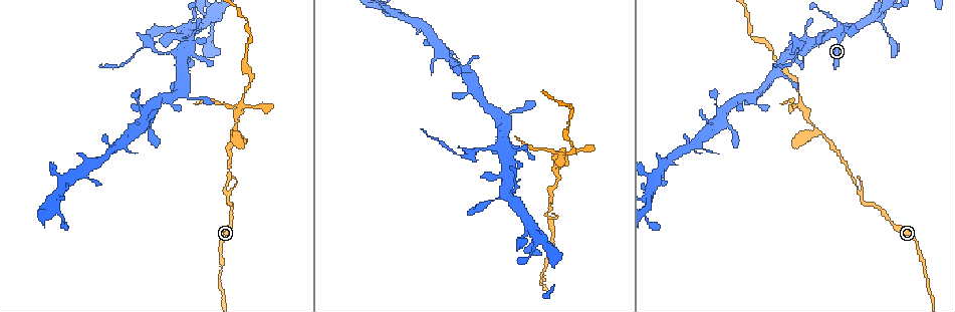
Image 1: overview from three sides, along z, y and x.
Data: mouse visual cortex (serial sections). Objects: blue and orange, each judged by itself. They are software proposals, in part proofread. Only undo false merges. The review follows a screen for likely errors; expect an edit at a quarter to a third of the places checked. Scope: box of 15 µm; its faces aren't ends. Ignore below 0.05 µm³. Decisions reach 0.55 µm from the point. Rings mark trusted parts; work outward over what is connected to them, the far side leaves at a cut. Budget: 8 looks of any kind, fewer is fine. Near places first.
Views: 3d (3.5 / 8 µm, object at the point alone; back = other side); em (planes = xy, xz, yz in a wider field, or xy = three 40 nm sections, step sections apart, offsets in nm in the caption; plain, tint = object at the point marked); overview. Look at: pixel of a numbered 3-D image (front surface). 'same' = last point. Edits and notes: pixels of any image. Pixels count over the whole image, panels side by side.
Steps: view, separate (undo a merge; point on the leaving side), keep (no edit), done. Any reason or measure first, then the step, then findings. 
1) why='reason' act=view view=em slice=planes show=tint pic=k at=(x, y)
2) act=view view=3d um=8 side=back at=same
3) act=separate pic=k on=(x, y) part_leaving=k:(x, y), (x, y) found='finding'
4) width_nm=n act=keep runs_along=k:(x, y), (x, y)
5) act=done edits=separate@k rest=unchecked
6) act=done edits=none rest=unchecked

why='narrows sharply' act=view view=3d um=8 side=back pic=1 at=(547, 214)

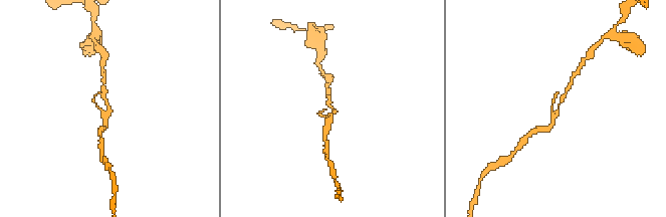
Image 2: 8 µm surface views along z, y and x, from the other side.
act=view view=em slice=xy step=5 show=tint pic=2 at=(559, 105)

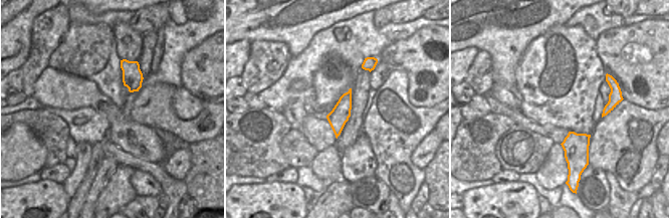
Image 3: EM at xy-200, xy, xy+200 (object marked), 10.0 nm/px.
act=keep runs_along=2:(545, 129), (551, 125), (571, 79) found='continuous, no second cell'

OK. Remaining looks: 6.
why='small branch off a trunk' act=view view=3d um=3.5 pic=1 at=(841, 28)

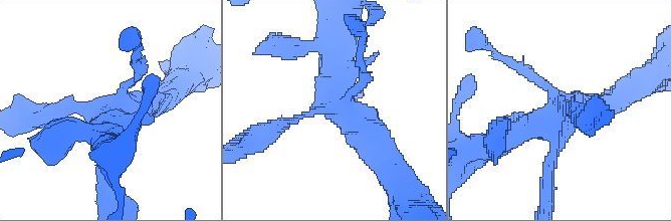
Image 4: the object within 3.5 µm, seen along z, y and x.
why='shape alone is not enough' act=view view=em slice=xy step=2 show=tint pic=4 at=(321, 111)

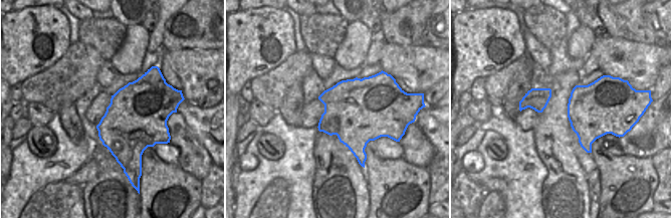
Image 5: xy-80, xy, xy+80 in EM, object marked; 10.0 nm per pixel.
act=keep runs_along=4:(104, 166), (95, 107), (37, 117) found='one cell here'

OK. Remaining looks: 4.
why='abrupt turn' act=view view=3d um=3.5 pic=1 at=(481, 148)

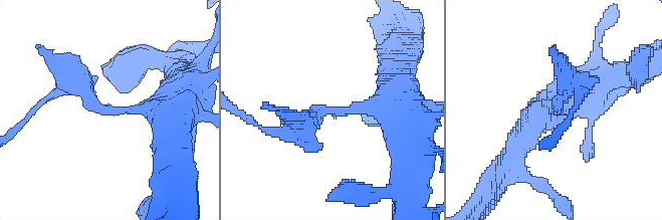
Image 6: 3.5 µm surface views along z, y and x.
arm_widths_nm=200,250 act=view view=em slice=planes show=tint pic=6 at=(556, 107)

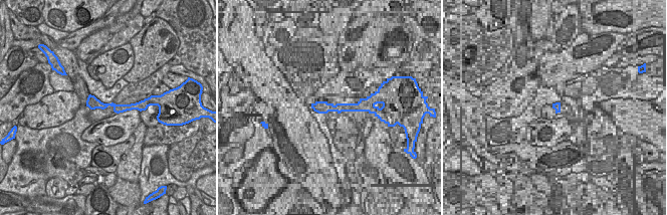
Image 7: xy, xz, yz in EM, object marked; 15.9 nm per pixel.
act=separate pic=6 on=(90, 105) border=7:(131, 103), (134, 109) found='two cells meet here'

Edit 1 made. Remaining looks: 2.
act=done edits=separate@6 rest=unchecked

